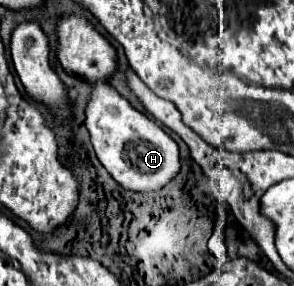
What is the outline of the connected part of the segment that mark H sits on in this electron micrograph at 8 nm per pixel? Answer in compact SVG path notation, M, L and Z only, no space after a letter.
M109 83L93 85L91 101L85 109L85 125L101 165L127 191L157 191L165 187L181 169L177 143L149 117L139 113Z

